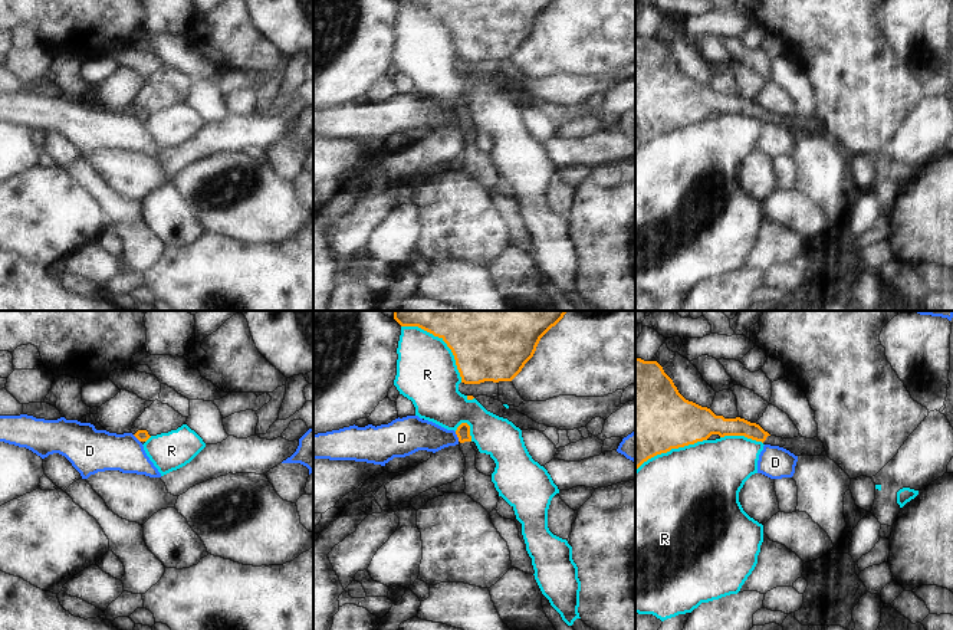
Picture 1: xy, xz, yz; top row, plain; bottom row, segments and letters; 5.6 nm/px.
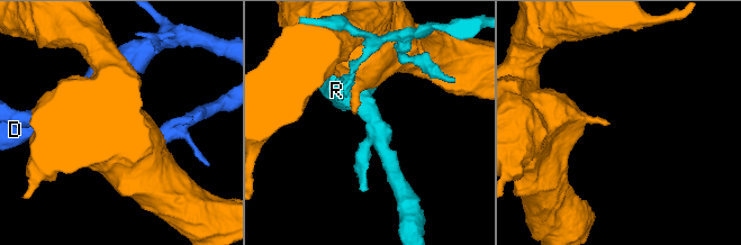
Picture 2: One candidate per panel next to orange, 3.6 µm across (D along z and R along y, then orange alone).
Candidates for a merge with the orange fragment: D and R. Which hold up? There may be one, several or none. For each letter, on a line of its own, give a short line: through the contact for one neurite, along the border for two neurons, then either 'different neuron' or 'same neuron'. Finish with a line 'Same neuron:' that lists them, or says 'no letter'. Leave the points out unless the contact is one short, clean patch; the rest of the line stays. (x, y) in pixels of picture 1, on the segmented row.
D: xz (454, 432), (459, 440) | different neuron
R: different neuron
Same neuron: no letter

